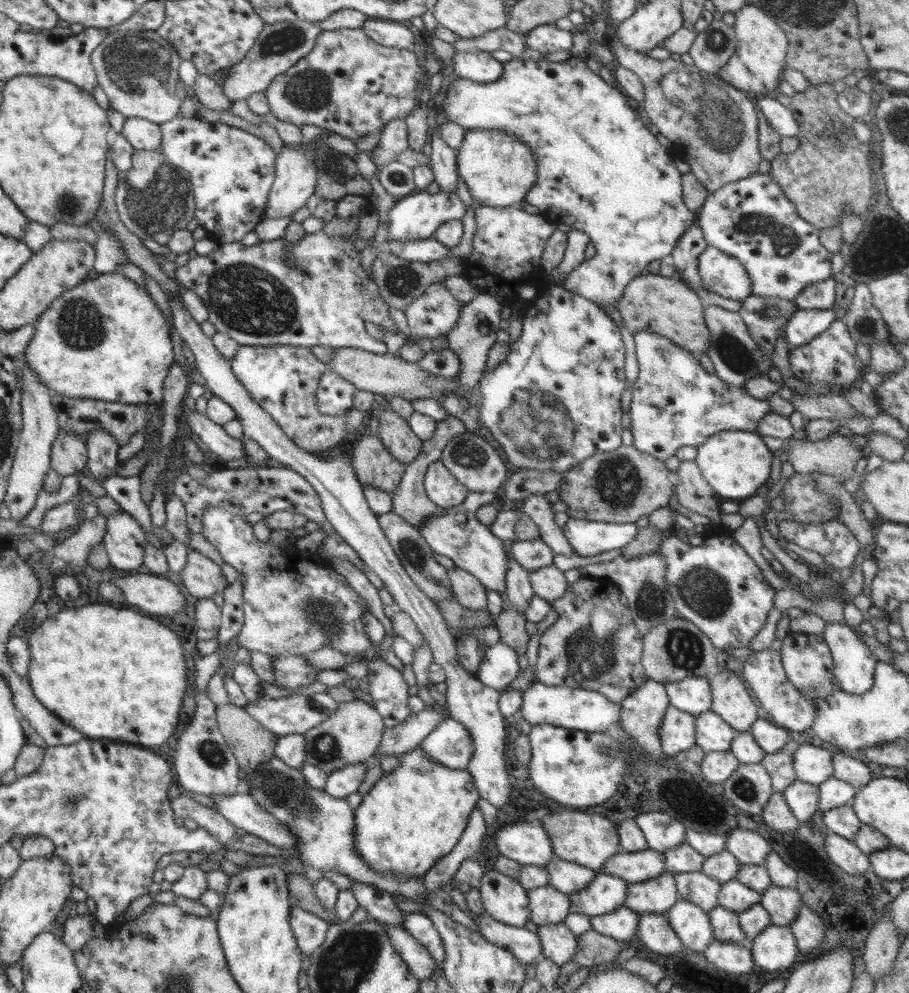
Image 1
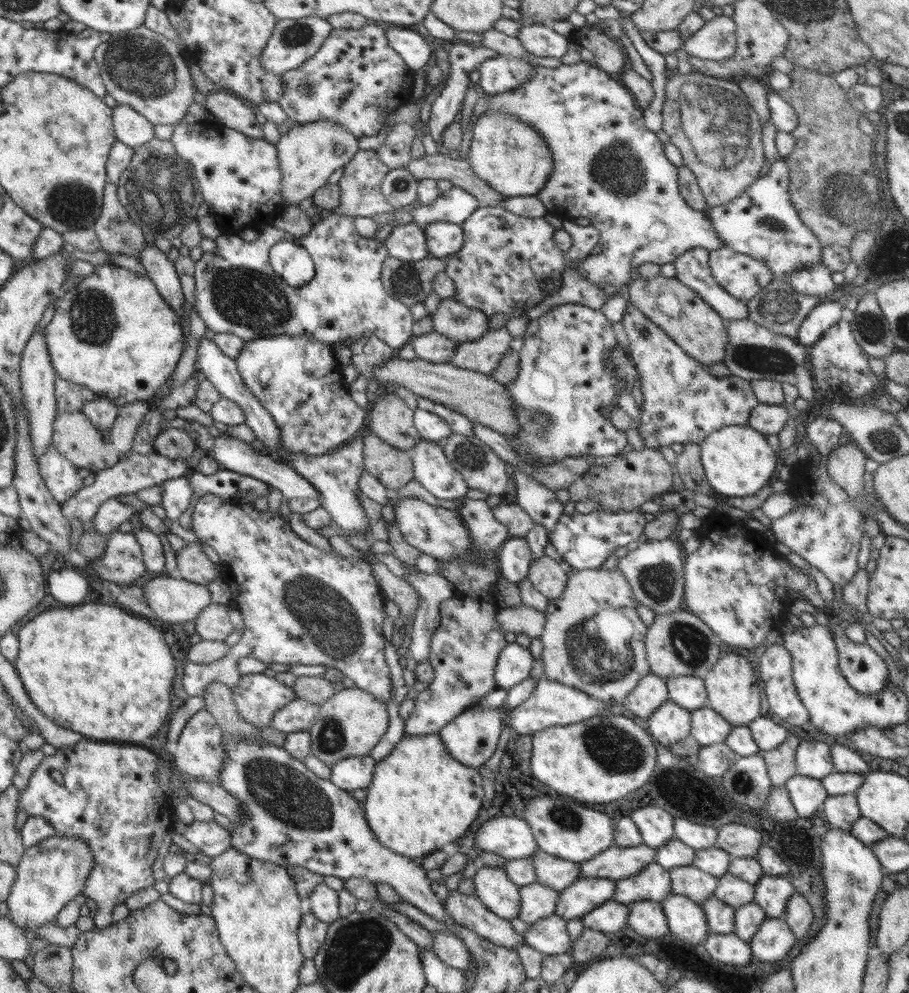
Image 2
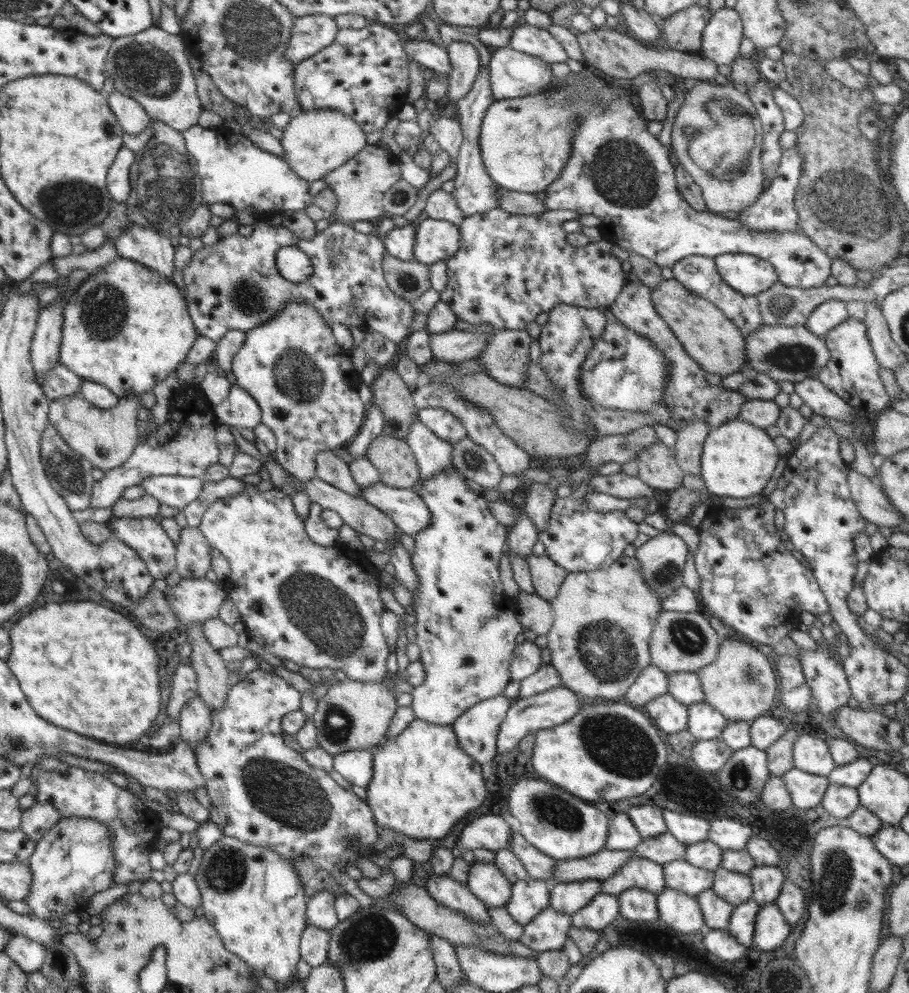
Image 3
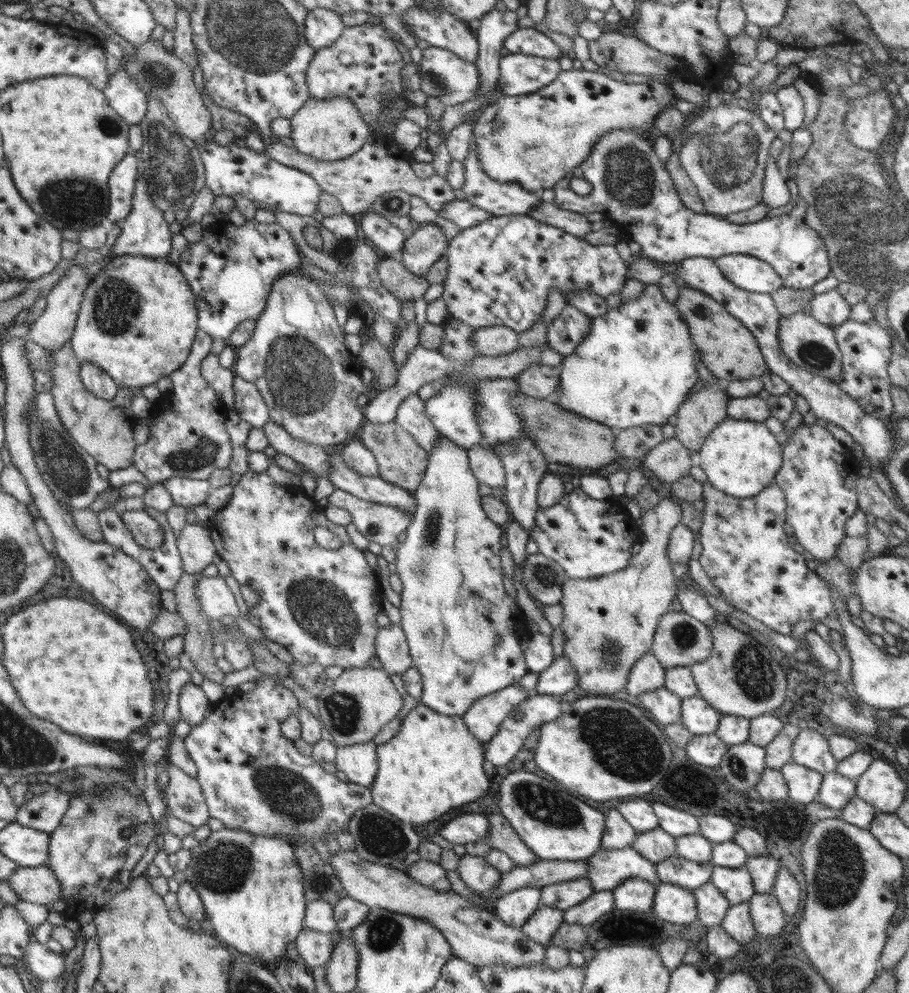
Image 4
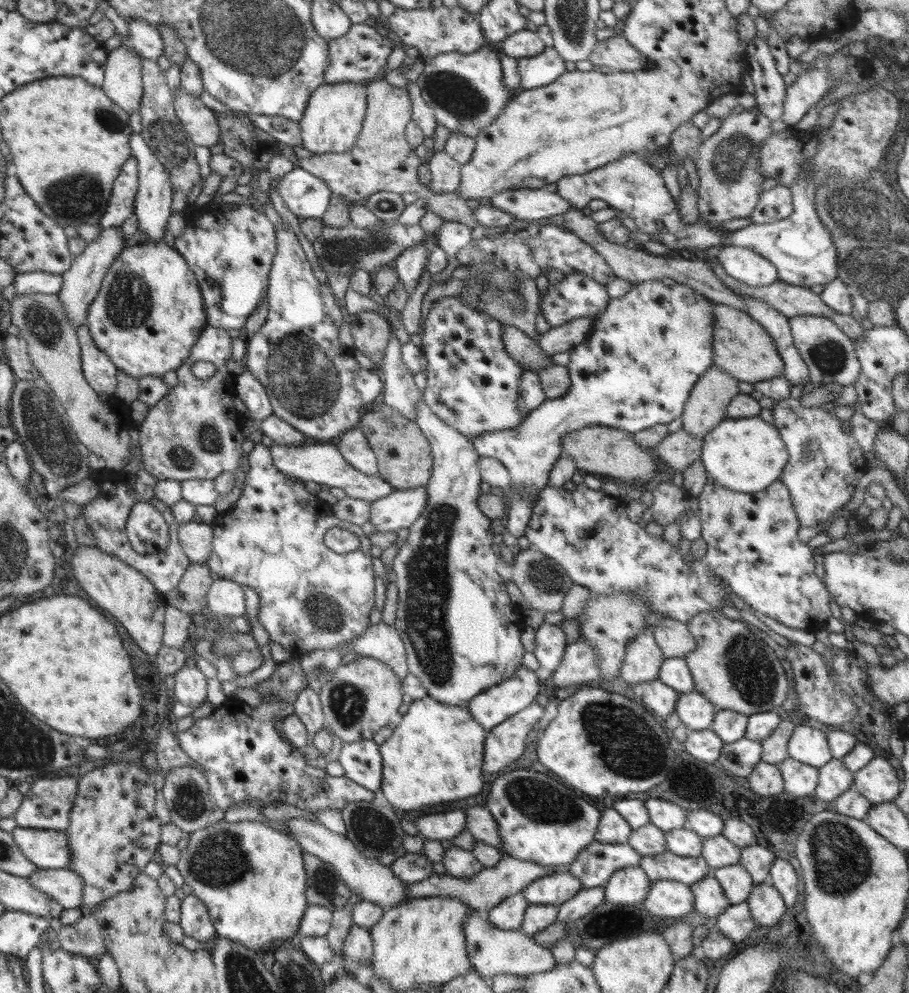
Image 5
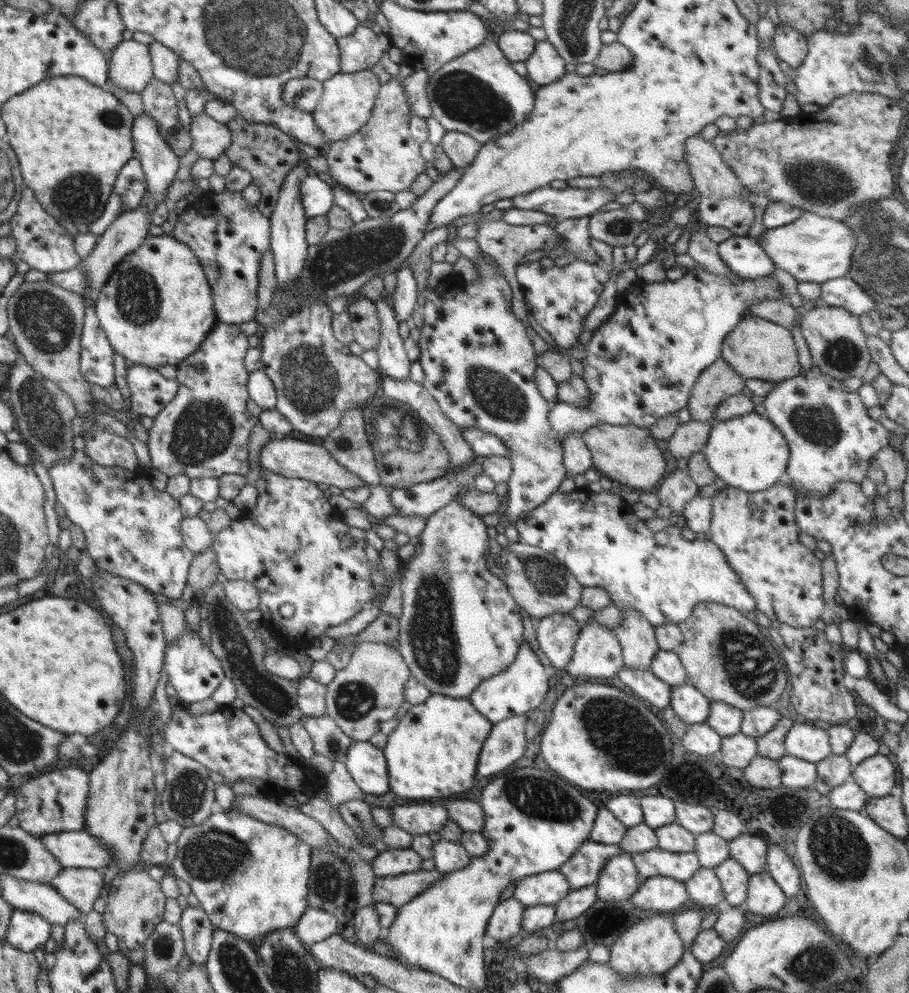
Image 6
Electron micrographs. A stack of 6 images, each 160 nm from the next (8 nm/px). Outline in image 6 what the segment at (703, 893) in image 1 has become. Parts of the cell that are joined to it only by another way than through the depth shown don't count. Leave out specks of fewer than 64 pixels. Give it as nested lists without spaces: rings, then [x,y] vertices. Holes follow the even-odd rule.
[[[652,848],[632,853],[631,860],[644,878],[664,876],[682,882],[690,880],[701,867],[698,856],[693,851],[674,853]]]

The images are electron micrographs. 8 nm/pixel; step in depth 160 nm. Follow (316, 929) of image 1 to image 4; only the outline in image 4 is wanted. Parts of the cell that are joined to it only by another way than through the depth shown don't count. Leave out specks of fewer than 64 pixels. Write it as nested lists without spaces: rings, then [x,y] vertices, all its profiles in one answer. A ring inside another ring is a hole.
[[[303,928],[295,941],[300,961],[307,968],[326,965],[332,957],[335,946],[342,938],[341,934],[342,932],[332,934]]]

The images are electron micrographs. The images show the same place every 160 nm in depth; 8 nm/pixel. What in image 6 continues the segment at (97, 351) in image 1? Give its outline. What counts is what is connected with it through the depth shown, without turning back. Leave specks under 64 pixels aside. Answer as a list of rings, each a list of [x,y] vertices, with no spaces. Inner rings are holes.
[[[148,235],[131,254],[126,255],[111,272],[110,278],[94,303],[100,328],[116,354],[140,366],[156,369],[159,366],[177,366],[198,351],[198,347],[218,323],[213,292],[205,272],[187,244],[173,236]]]

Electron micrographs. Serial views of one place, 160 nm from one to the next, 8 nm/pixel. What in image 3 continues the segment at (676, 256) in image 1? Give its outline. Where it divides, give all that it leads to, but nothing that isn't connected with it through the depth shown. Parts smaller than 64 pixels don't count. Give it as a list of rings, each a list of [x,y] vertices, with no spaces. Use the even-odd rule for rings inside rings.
[[[687,256],[679,260],[672,267],[674,279],[676,279],[684,288],[690,289],[690,292],[709,300],[714,306],[717,306],[729,318],[738,332],[744,338],[750,336],[754,330],[760,329],[763,324],[763,318],[759,309],[758,299],[755,296],[746,296],[731,286],[720,276],[715,265],[715,258],[708,256]]]

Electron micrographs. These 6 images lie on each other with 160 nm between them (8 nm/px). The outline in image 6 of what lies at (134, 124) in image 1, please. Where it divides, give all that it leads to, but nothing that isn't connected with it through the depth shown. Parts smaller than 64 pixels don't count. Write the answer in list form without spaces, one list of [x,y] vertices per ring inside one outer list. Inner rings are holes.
[[[134,39],[118,44],[109,65],[109,79],[126,92],[141,93],[153,79],[149,46]]]

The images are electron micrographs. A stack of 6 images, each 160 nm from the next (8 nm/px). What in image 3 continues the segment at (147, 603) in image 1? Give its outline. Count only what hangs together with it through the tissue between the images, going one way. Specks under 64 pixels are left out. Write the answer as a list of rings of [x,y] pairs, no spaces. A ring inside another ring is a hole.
[[[204,577],[203,579],[186,579],[181,578],[178,585],[174,587],[167,586],[165,599],[167,600],[168,608],[172,610],[178,622],[183,626],[188,623],[202,623],[209,618],[218,617],[222,602],[228,598],[227,591],[223,589],[224,584],[214,583]]]

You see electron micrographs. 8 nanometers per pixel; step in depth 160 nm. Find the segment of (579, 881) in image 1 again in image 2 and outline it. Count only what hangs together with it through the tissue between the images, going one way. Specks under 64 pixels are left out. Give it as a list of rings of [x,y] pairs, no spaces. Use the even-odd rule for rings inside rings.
[[[538,850],[530,860],[534,865],[538,883],[558,892],[581,879],[578,863],[551,856],[542,850]]]

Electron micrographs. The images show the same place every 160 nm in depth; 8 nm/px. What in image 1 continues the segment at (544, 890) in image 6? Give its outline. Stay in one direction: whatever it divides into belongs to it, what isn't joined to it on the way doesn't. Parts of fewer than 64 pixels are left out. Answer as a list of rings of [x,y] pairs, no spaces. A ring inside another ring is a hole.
[[[597,873],[584,890],[569,895],[569,912],[590,917],[612,912],[624,907],[626,890],[626,881],[610,874]]]

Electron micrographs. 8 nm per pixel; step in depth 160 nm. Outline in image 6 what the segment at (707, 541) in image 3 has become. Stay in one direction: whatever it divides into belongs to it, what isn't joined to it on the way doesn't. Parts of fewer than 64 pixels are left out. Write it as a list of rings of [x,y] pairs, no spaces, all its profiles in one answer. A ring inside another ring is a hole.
[[[783,479],[760,492],[746,492],[728,486],[719,491],[718,495],[712,497],[713,511],[708,533],[714,544],[726,555],[727,563],[745,584],[746,590],[756,600],[756,608],[770,620],[777,620],[794,628],[818,626],[818,618],[824,609],[821,560],[798,541],[800,532],[794,516],[794,487]]]

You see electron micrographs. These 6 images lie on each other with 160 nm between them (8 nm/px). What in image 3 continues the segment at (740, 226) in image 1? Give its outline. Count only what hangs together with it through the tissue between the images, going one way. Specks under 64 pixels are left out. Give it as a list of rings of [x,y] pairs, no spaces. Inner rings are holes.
[[[796,144],[792,148],[783,150],[779,169],[770,187],[761,192],[760,200],[751,204],[748,208],[740,211],[740,217],[734,219],[737,223],[742,223],[743,227],[751,231],[762,232],[784,232],[800,231],[798,224],[799,215],[795,209],[795,194],[799,185],[799,178],[802,172],[803,158],[799,153],[799,146]]]

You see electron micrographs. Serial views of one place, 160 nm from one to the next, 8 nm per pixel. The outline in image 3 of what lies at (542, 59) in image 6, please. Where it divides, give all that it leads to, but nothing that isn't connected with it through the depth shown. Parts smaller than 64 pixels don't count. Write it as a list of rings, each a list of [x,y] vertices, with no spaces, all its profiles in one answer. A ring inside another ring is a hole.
[[[509,46],[491,49],[488,68],[493,95],[502,100],[542,92],[553,79],[550,65]]]

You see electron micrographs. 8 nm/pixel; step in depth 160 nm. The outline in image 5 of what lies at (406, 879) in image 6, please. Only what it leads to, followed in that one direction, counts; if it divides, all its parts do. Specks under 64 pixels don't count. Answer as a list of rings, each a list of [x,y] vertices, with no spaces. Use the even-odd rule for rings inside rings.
[[[502,855],[500,862],[493,867],[484,867],[475,876],[468,878],[455,878],[448,874],[432,874],[430,878],[416,882],[408,883],[408,895],[410,899],[426,898],[440,896],[442,898],[454,898],[461,900],[473,910],[479,912],[488,912],[504,899],[521,893],[530,882],[540,880],[544,876],[552,876],[557,871],[558,866],[542,866],[524,860],[512,858],[509,855]]]

